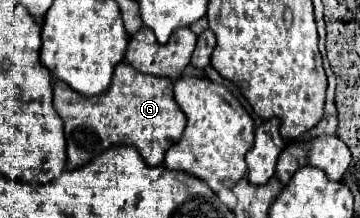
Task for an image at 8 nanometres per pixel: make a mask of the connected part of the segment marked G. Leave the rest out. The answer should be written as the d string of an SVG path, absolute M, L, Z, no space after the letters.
M129 62L115 68L111 86L97 96L83 96L57 80L53 86L53 106L65 122L67 138L67 168L79 168L101 156L111 146L133 146L141 152L147 164L161 166L169 146L181 140L187 118L173 98L173 82L167 78L143 74Z

